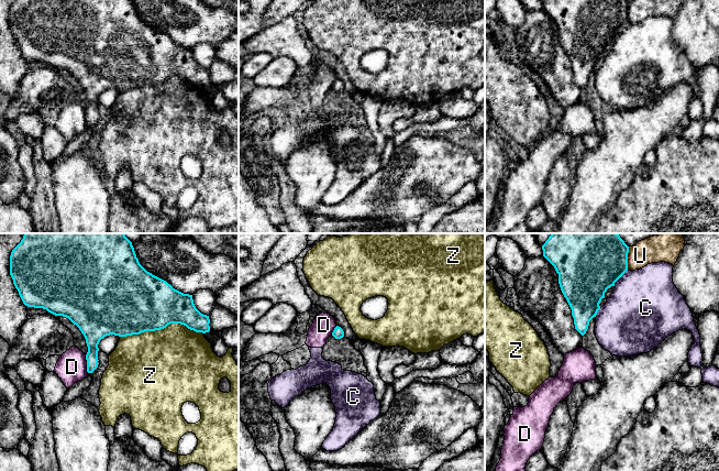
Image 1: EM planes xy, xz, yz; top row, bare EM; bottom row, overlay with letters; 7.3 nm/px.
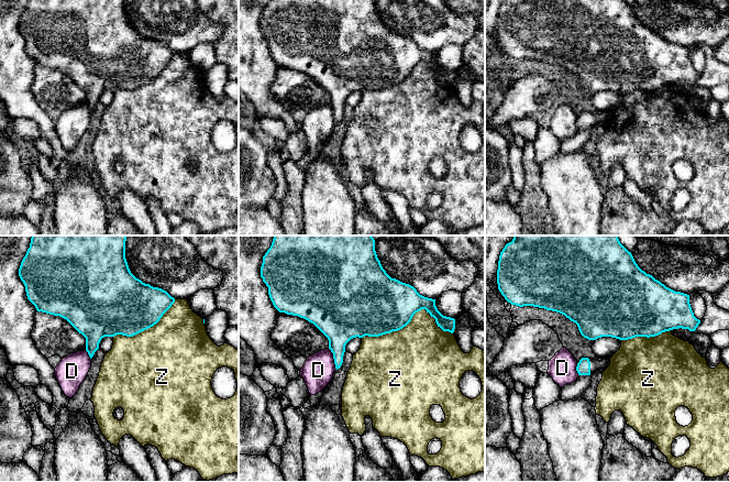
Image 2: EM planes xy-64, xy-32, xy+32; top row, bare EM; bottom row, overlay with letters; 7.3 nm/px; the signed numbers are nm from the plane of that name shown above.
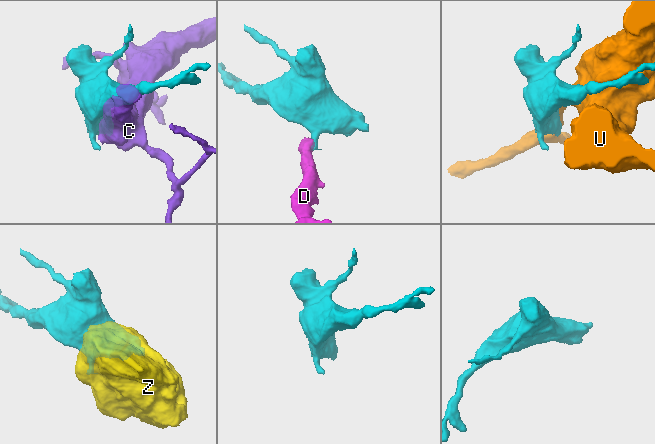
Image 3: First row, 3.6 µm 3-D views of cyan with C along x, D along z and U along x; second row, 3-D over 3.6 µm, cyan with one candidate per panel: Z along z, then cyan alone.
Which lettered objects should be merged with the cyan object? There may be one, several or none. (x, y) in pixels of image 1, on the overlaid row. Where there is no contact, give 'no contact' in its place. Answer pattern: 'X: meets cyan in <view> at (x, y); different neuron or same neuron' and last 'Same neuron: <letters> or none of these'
C: meets cyan in yz at (597, 311); different neuron
D: meets cyan in xy at (87, 363); different neuron
U: meets cyan in yz at (627, 258); different neuron
Z: meets cyan in xy at (161, 328); different neuron
Same neuron: none of these

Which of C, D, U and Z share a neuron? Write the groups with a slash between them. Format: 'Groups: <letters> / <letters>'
Groups: C D / U / Z

